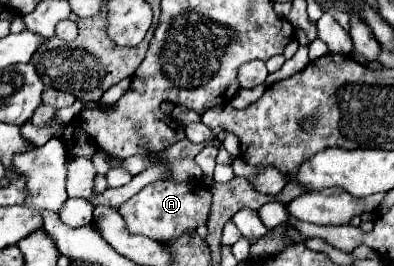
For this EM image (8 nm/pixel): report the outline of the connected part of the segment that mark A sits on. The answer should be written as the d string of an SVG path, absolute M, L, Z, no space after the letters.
M150 183L136 197L124 203L118 213L124 217L130 233L140 233L154 241L168 241L186 231L194 231L200 223L206 223L210 203L212 193L204 183Z

